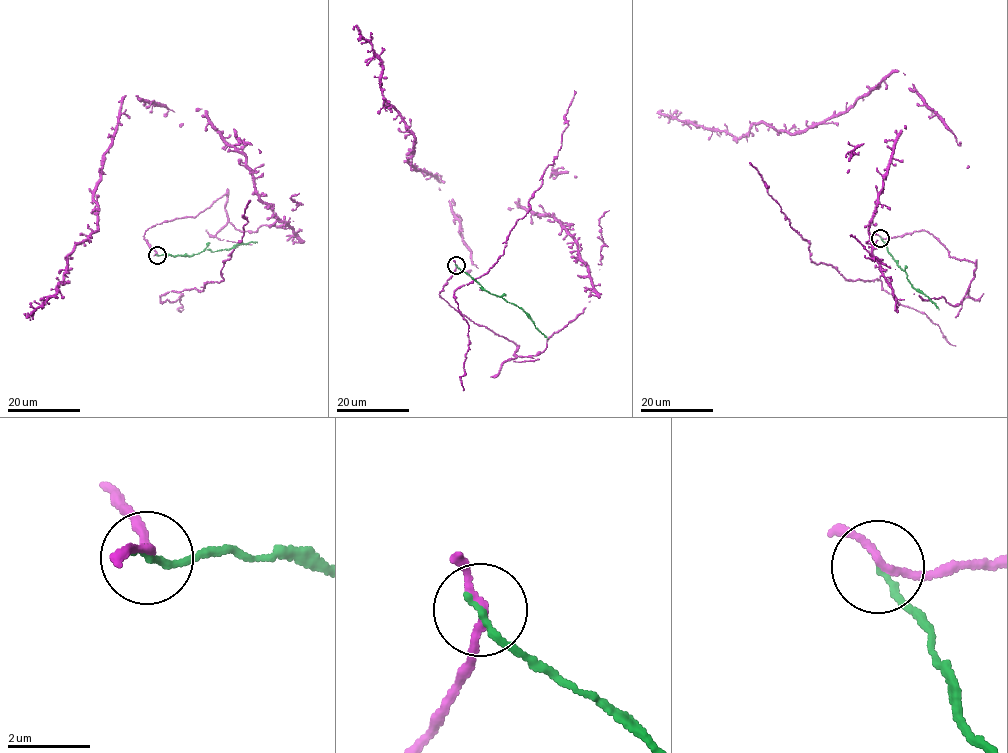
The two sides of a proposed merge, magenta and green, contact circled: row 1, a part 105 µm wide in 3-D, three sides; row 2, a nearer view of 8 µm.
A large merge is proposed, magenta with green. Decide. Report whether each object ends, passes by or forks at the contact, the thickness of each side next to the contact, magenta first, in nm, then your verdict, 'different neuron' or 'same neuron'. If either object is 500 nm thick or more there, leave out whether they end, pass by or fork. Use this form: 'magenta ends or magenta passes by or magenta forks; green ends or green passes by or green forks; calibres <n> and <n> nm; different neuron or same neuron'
magenta passes by; green ends; calibres 160 and 170 nm; different neuron

